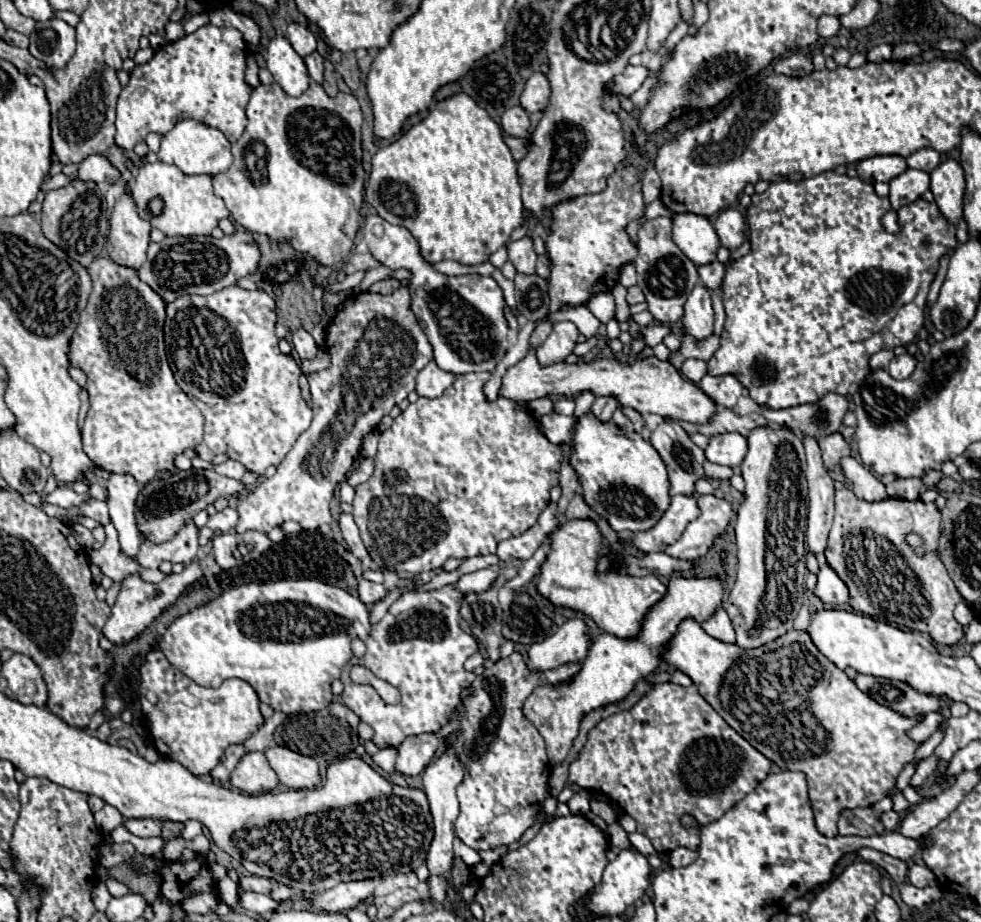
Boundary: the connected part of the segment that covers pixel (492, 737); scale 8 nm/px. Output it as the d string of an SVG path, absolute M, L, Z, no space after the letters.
M520 653L496 661L474 679L474 695L458 707L462 717L452 745L460 751L466 777L458 787L460 817L456 821L456 835L476 851L516 843L522 833L534 825L536 815L542 811L542 803L550 797L550 763L544 739L534 725L522 717L522 701L540 679L522 677L522 673L526 673L526 663Z

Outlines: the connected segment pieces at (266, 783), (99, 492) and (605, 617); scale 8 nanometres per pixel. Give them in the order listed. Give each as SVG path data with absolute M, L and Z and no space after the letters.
M260 751L246 753L236 769L230 775L232 787L246 791L246 793L262 793L262 791L274 791L278 787L278 775L268 765L266 755Z
M82 478L82 479L78 480L78 482L85 483L86 485L88 485L88 487L89 487L88 494L91 497L94 497L101 501L106 500L106 498L107 498L106 490L104 488L102 488L99 484L91 482L90 480L88 480L86 478Z
M568 519L560 523L560 527L548 535L548 543L550 553L540 565L540 573L536 577L538 593L556 607L582 613L606 633L614 633L616 637L634 637L646 609L666 593L666 587L656 575L622 575L616 567L598 571L596 561L614 551L592 519Z

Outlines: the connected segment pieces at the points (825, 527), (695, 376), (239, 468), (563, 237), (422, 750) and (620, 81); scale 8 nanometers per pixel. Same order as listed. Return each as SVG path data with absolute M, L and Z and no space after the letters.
M804 437L806 447L806 477L808 477L808 529L806 543L814 553L822 553L826 549L828 531L834 517L834 481L822 465L818 443L812 437Z
M688 359L682 365L682 375L686 379L690 379L692 383L700 383L702 377L706 375L706 363L704 361L698 361L698 359Z
M228 459L226 463L222 465L216 465L214 467L216 473L224 475L224 477L232 477L232 479L240 479L244 473L246 473L246 467L240 463L240 461L234 461L234 459Z
M634 167L616 171L604 193L576 197L552 209L552 233L546 249L552 263L550 275L550 311L576 307L586 303L594 293L610 291L618 281L618 271L624 263L634 261L636 245L626 235L626 223L644 215L640 179Z
M422 733L418 737L408 737L398 747L396 769L404 775L414 777L426 769L426 765L434 759L438 749L440 749L440 741L434 733Z
M628 65L618 77L614 77L610 91L624 95L624 97L630 97L640 89L640 85L644 83L646 77L648 77L648 69L644 65L638 65L638 67Z

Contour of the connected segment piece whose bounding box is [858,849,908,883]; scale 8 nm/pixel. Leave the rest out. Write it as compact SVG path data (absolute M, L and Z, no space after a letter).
M860 849L858 851L858 857L862 857L864 861L870 861L870 863L882 867L894 881L904 883L904 877L906 877L906 871L908 871L908 867L906 867L904 861L898 861L898 859L890 857L890 855L878 853L874 849Z

